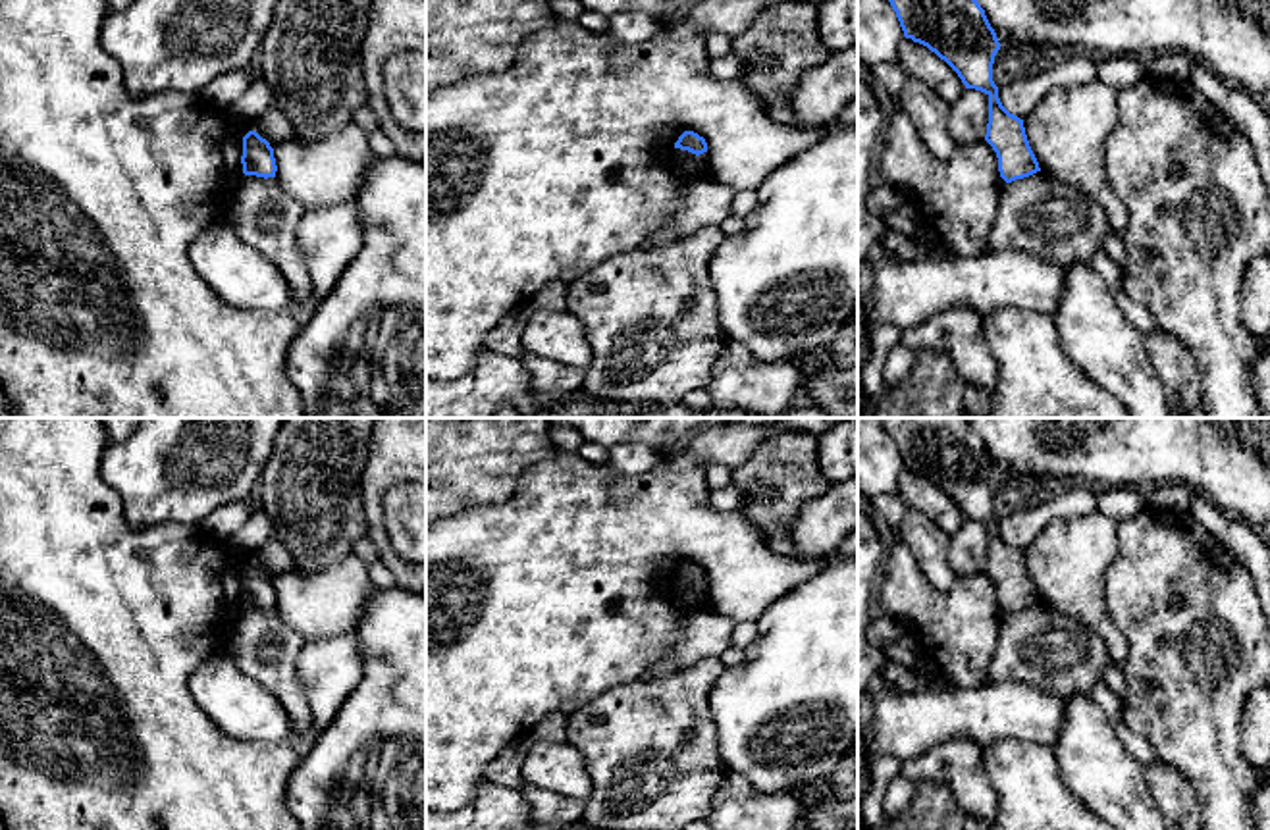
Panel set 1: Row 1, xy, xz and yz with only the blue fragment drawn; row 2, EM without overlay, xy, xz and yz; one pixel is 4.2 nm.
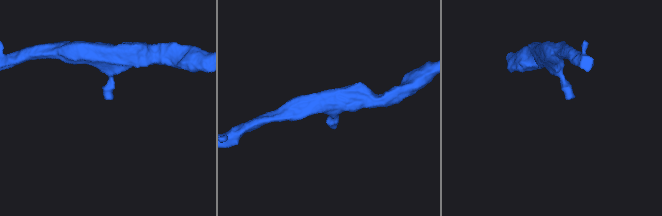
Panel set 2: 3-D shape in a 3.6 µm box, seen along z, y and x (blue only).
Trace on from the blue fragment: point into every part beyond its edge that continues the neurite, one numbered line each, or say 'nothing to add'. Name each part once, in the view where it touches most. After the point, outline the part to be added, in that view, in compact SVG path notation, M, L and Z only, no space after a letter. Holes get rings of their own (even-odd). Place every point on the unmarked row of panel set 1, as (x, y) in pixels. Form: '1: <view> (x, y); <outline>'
nothing to add

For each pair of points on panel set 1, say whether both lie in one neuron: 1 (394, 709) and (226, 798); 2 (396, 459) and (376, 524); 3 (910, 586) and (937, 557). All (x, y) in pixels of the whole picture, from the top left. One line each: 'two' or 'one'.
1: two
2: one
3: two

